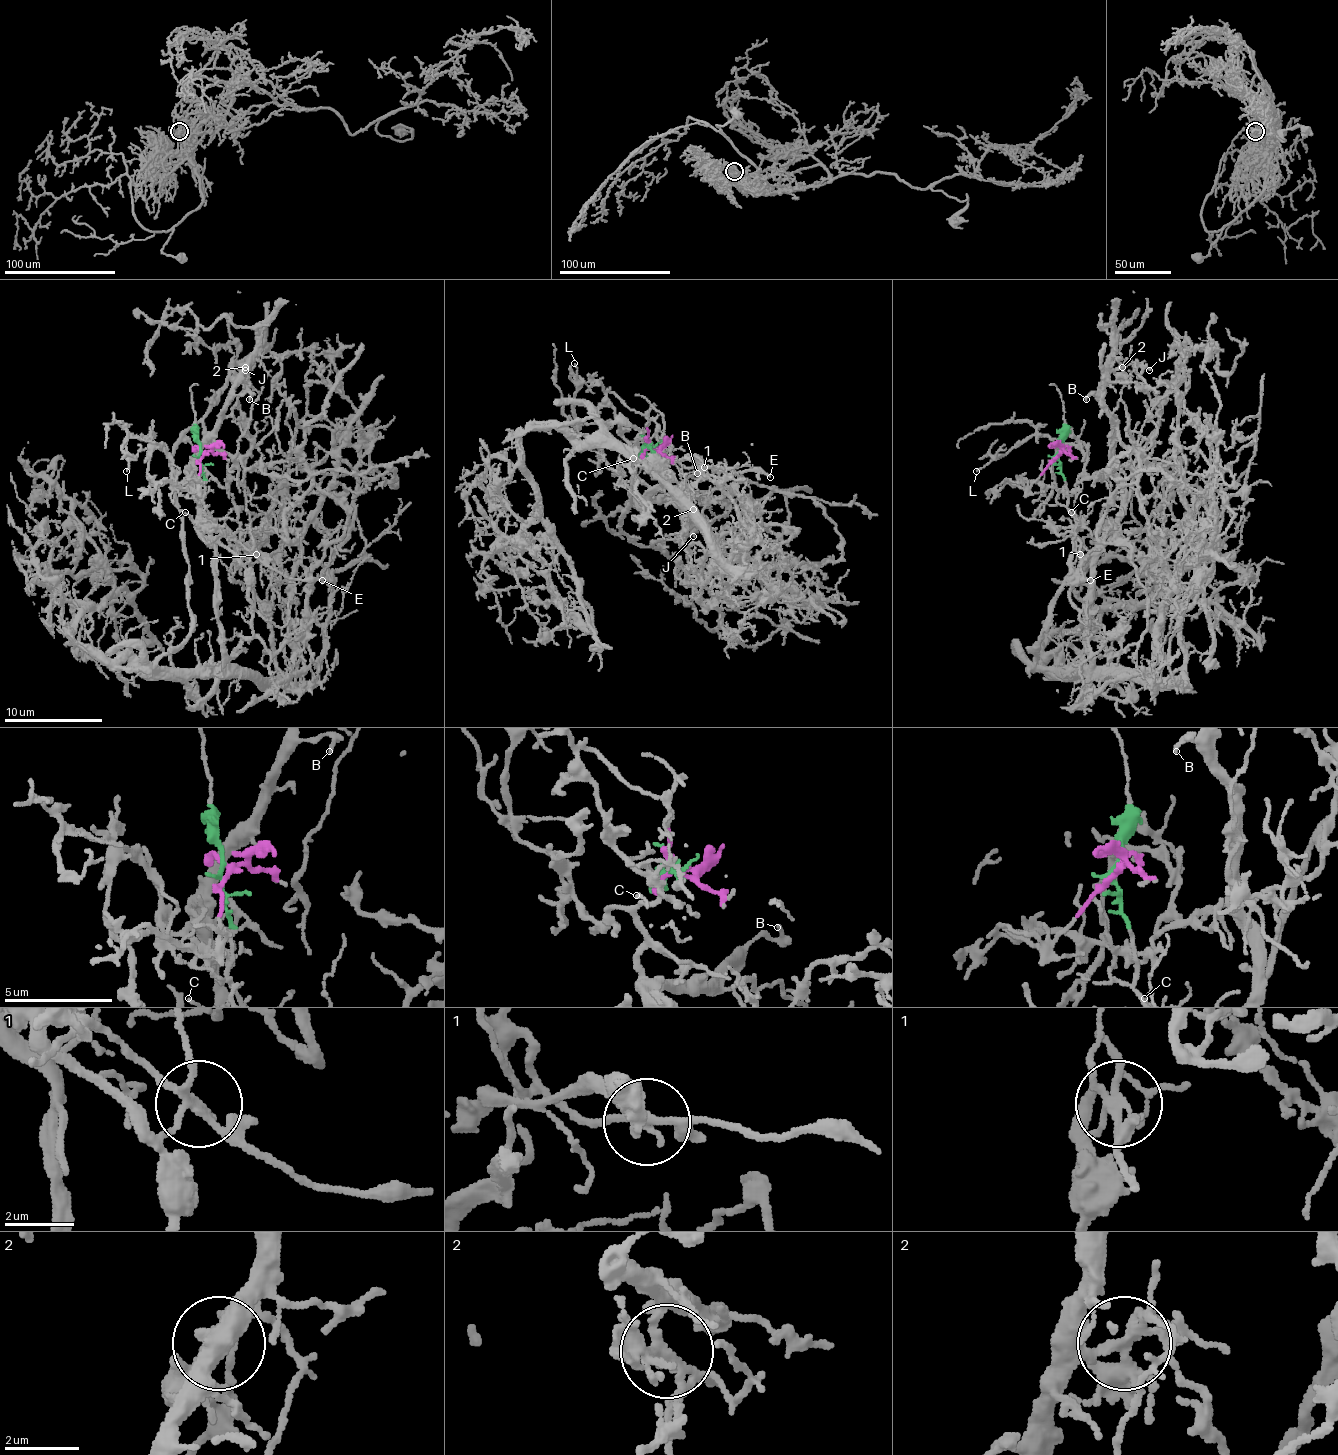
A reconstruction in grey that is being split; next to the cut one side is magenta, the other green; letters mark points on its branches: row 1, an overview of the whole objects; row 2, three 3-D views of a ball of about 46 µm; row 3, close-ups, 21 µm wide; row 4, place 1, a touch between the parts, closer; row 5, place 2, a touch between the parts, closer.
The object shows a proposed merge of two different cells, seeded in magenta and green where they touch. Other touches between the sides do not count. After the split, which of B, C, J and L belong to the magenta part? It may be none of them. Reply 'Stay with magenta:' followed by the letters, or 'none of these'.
Stay with magenta: B, J, L

